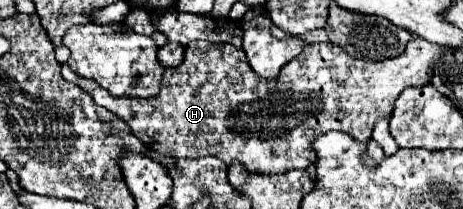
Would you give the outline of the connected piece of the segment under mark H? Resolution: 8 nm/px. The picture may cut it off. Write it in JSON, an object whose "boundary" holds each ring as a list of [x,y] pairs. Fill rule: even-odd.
{"boundary":[[[413,36],[405,54],[383,62],[357,60],[353,56],[347,56],[343,48],[331,42],[309,44],[295,60],[285,64],[285,68],[279,72],[277,78],[267,80],[251,70],[245,52],[235,48],[233,44],[195,40],[187,46],[185,60],[181,66],[165,68],[159,96],[153,96],[151,100],[131,100],[131,98],[111,96],[107,90],[99,88],[99,84],[95,84],[93,80],[75,76],[75,72],[71,72],[67,64],[63,66],[63,78],[89,92],[99,106],[123,118],[131,126],[133,134],[153,152],[159,152],[163,156],[175,156],[175,158],[217,156],[225,164],[239,160],[249,172],[279,174],[293,168],[307,170],[309,164],[315,164],[313,140],[323,132],[339,130],[339,132],[347,132],[349,136],[355,136],[355,140],[359,142],[369,142],[373,126],[381,118],[391,116],[395,100],[405,88],[411,86],[419,88],[429,84],[433,74],[431,66],[443,54],[445,48],[431,44],[419,36]]]}

